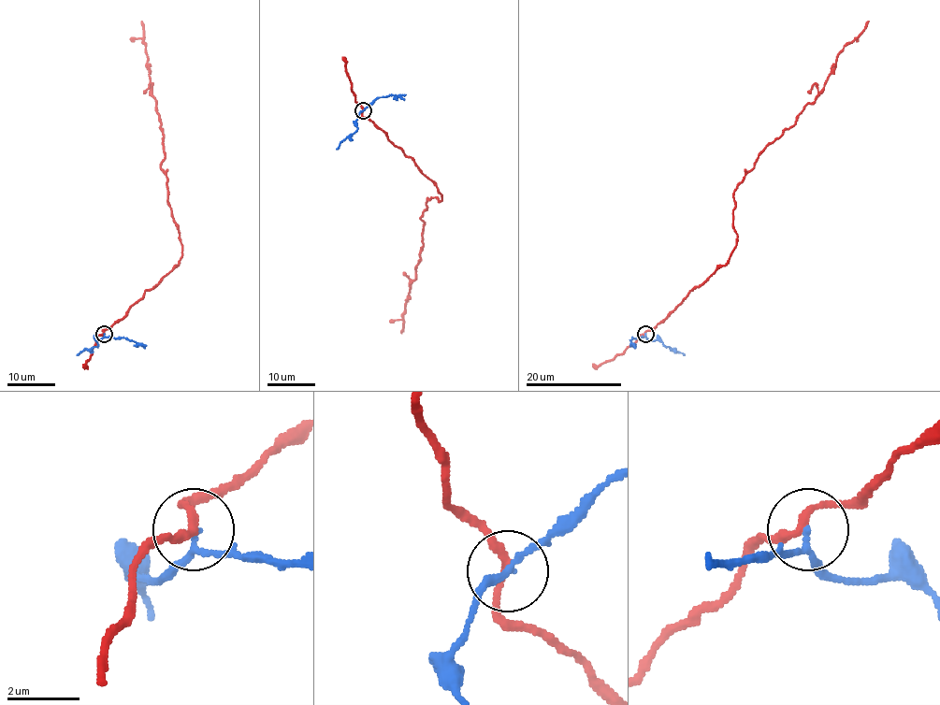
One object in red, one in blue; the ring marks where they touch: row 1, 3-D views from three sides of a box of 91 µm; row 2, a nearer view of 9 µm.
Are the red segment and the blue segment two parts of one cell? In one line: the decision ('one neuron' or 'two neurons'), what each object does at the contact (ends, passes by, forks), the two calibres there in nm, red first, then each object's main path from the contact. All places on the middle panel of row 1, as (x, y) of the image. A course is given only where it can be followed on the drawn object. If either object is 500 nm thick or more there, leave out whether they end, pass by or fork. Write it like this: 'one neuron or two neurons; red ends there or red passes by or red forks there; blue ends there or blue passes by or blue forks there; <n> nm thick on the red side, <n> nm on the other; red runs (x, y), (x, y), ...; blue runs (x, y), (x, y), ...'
two neurons; red passes by; blue passes by; 200 nm thick on the red side, 130 nm on the other; red runs (364, 110), (441, 194), (439, 201), (426, 197), (420, 218), (423, 246), (400, 333); blue runs (364, 110), (358, 114), (357, 130), (336, 149)

